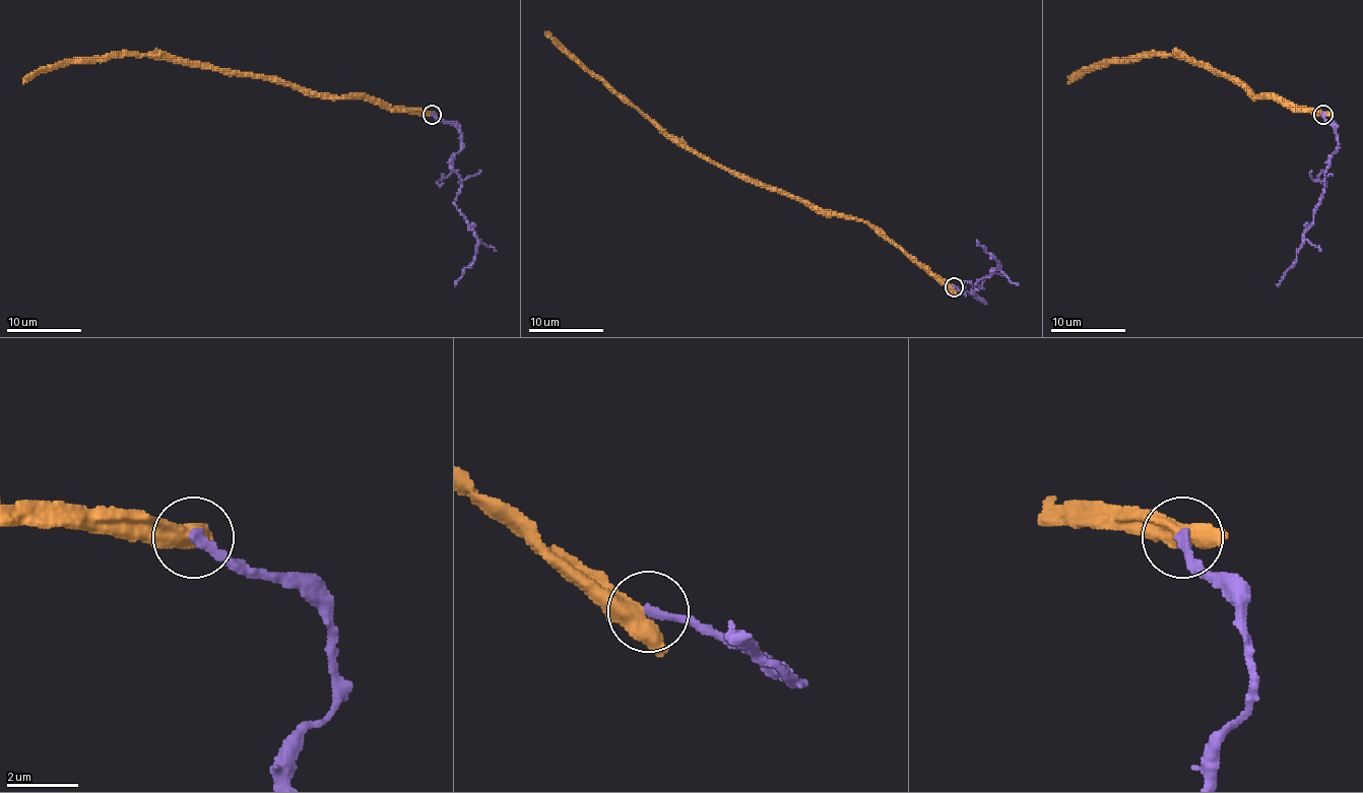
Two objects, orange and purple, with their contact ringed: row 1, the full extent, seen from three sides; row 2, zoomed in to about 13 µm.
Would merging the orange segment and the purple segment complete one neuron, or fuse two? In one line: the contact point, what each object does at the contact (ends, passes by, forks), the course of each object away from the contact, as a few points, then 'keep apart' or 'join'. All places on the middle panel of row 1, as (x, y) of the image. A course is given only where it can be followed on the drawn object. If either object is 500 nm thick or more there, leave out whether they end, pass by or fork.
(954, 287) | orange via (953, 286), (937, 281), (862, 221), (827, 215), (745, 182), (667, 138), (545, 31) | purple via (954, 286), (971, 292), (982, 302), (975, 294), (982, 288), (977, 283), (999, 266), (977, 240) | keep apart

